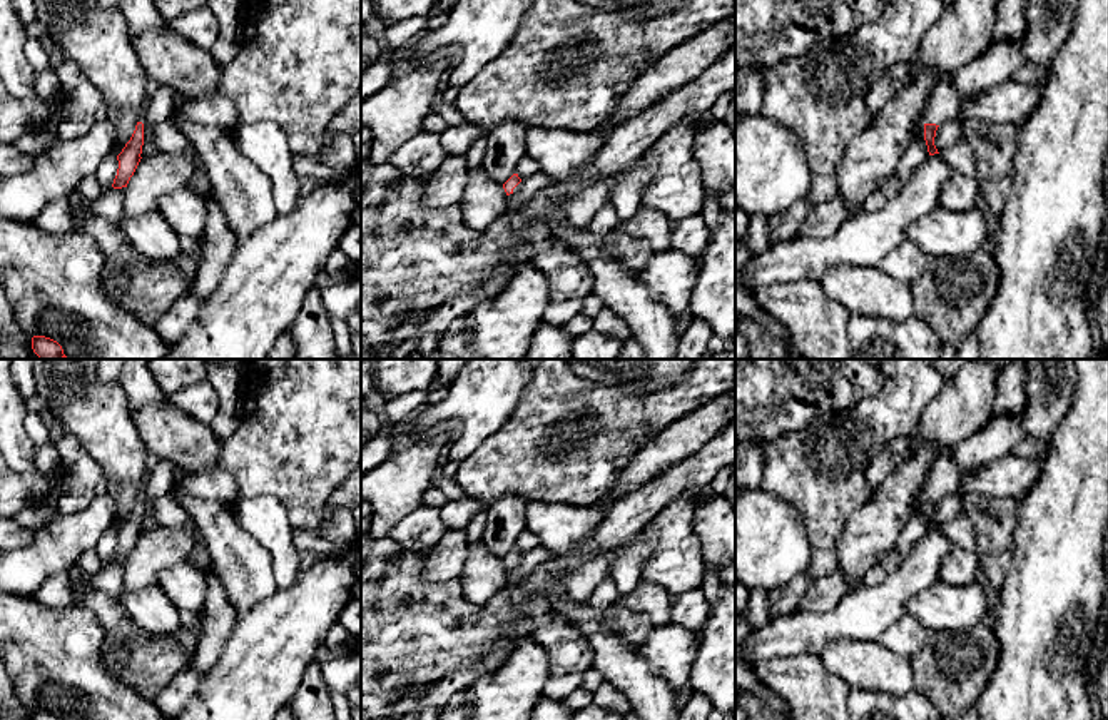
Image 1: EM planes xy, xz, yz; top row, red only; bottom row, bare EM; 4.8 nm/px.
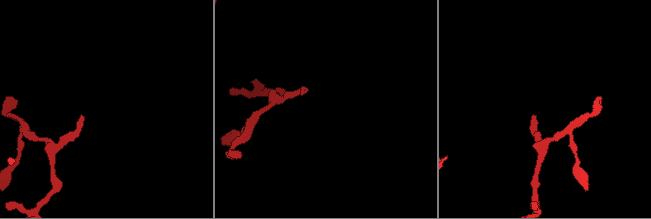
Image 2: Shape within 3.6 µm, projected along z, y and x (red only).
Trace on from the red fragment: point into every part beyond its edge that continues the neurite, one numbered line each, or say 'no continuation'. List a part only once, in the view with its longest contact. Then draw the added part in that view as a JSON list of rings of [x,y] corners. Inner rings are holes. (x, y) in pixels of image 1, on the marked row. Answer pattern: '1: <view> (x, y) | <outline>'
1: yz (943, 106) | [[[946,77],[931,94],[926,110],[926,124],[943,125],[956,119],[959,110],[959,95],[951,77]]]

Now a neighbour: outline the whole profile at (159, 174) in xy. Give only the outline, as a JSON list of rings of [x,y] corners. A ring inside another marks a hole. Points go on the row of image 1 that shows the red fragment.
[[[157,152],[142,157],[125,189],[124,215],[139,217],[157,210],[159,199],[186,189],[199,167],[192,154]]]

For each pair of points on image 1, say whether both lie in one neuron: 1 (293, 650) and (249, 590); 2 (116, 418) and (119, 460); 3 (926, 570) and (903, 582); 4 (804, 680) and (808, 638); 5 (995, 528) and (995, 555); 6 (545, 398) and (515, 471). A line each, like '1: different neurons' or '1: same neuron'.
1: different neurons
2: same neuron
3: same neuron
4: different neurons
5: same neuron
6: same neuron

